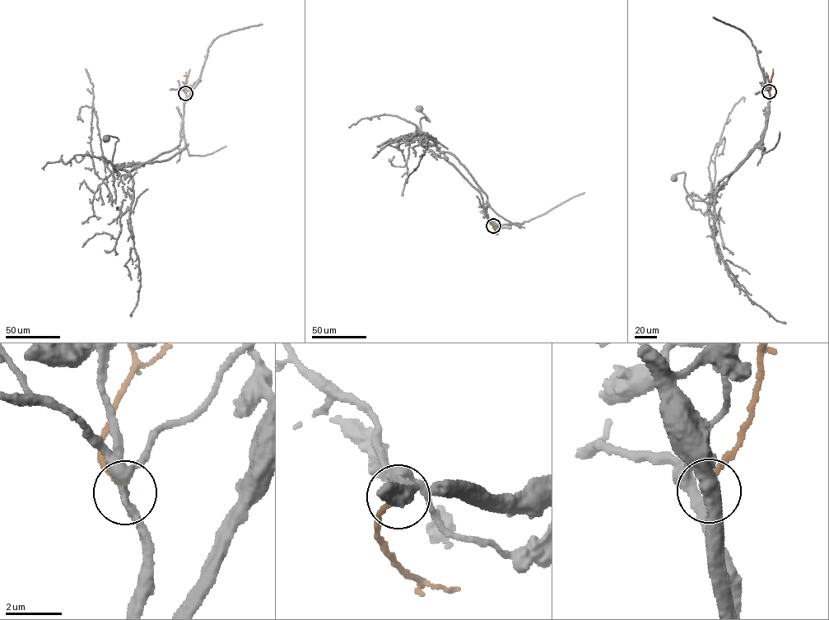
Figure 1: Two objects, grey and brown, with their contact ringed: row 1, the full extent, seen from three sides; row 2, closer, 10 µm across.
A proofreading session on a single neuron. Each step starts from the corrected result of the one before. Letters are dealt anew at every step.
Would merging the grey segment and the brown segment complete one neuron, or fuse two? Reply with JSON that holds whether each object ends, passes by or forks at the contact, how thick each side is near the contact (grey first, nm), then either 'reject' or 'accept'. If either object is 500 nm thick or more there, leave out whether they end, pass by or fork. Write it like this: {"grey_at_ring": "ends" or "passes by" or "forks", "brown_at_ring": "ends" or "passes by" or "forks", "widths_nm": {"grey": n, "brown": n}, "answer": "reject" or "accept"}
{"grey_at_ring": "passes by", "brown_at_ring": "ends", "widths_nm": {"grey": 240, "brown": 180}, "answer": "accept"}

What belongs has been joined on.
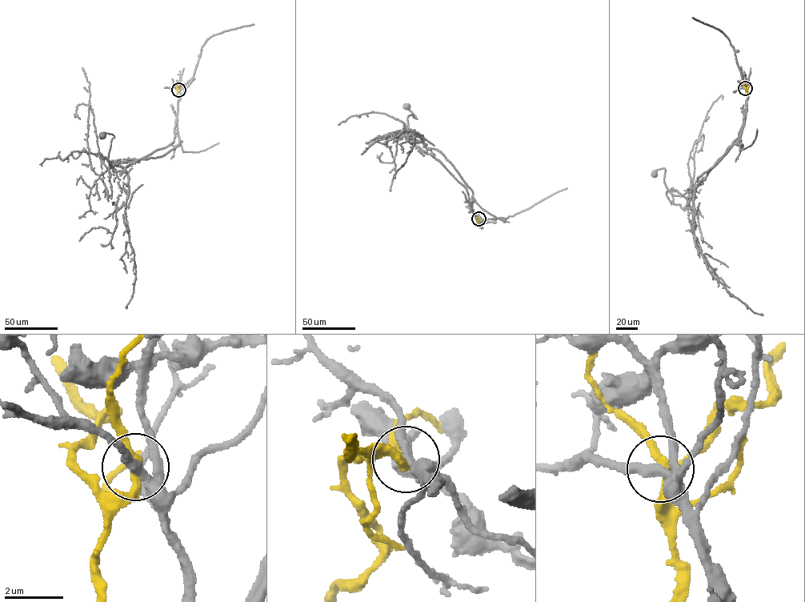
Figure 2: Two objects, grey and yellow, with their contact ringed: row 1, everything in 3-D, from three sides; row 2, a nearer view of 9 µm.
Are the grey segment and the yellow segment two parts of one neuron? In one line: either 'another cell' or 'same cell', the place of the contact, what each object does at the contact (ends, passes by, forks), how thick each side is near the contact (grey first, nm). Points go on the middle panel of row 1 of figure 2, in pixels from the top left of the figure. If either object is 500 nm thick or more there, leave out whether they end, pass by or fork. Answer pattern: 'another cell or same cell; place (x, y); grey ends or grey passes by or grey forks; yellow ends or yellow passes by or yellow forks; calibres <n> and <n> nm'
another cell; place (478, 218); grey forks; yellow passes by; calibres 260 and 280 nm

